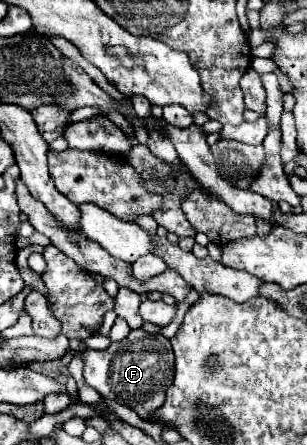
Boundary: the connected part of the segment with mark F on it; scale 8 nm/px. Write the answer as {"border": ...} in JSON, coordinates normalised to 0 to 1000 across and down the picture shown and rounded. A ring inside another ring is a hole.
{"border":[[[463,739],[423,744],[423,753],[384,771],[358,771],[339,789],[267,789],[274,852],[339,897],[365,897],[436,919],[463,942],[508,942],[508,924],[528,915],[541,874],[567,852],[567,793],[534,753],[489,753]]]}

